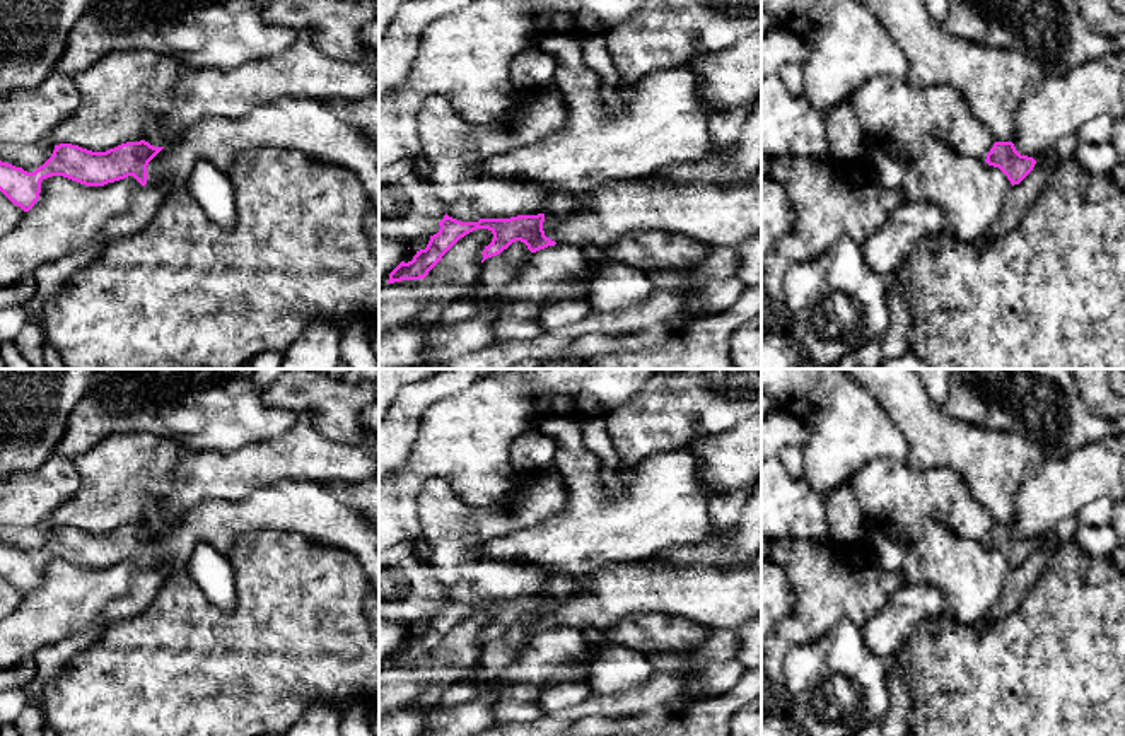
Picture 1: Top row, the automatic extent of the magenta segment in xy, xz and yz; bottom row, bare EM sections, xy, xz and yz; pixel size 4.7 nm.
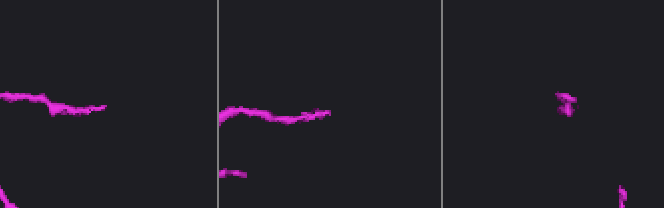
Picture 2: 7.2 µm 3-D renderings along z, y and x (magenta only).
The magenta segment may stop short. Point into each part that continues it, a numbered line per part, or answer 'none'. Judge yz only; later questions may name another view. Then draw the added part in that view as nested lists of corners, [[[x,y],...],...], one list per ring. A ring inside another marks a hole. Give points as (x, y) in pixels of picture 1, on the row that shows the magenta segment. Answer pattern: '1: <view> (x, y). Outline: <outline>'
none

